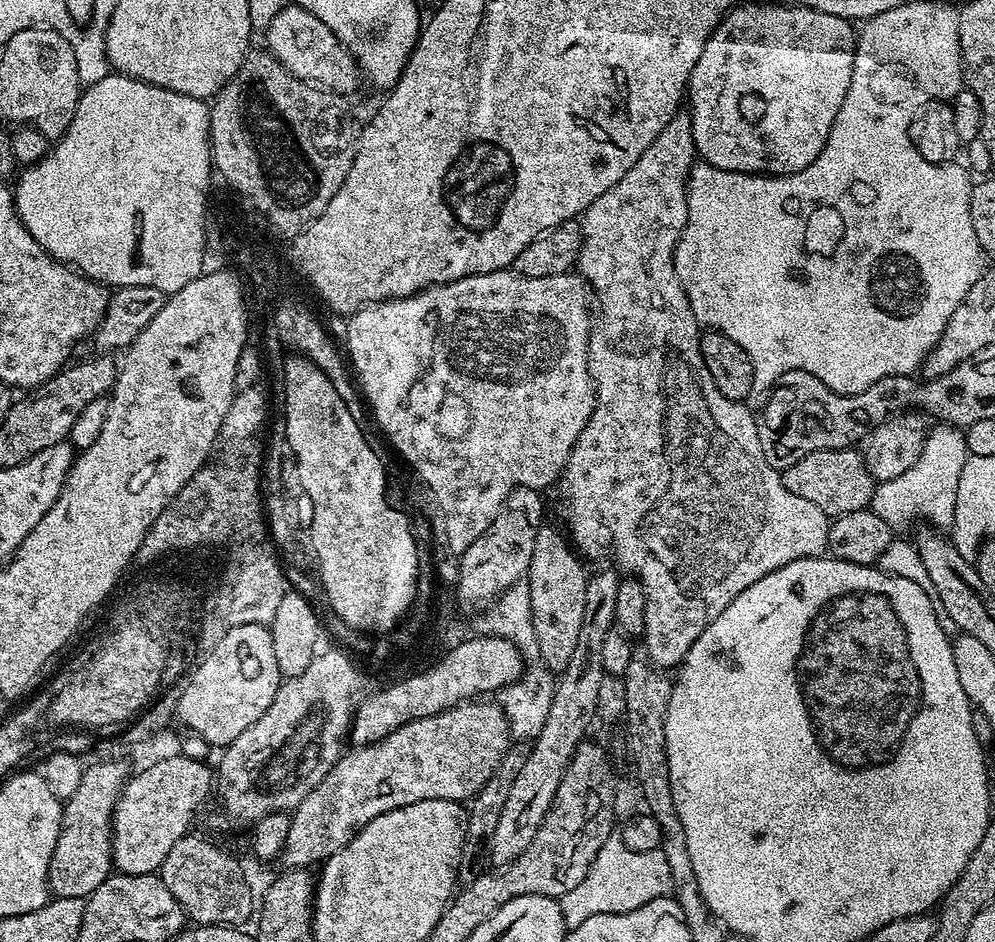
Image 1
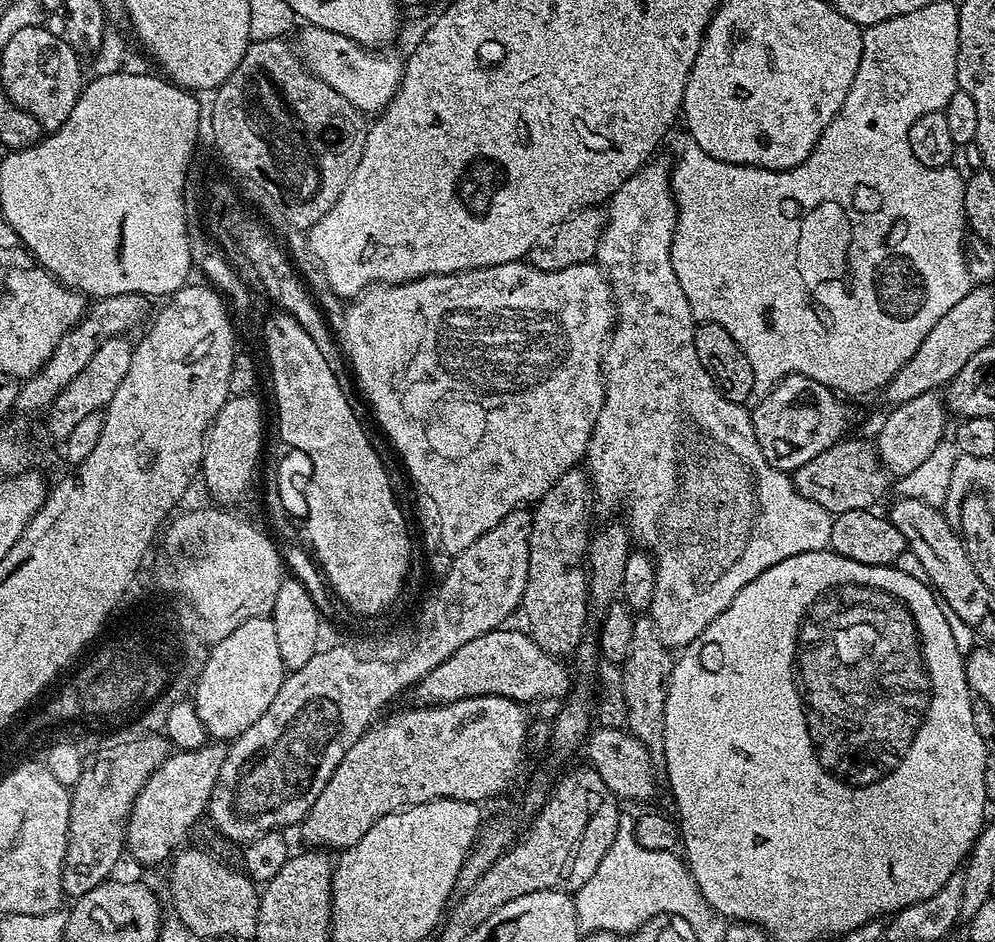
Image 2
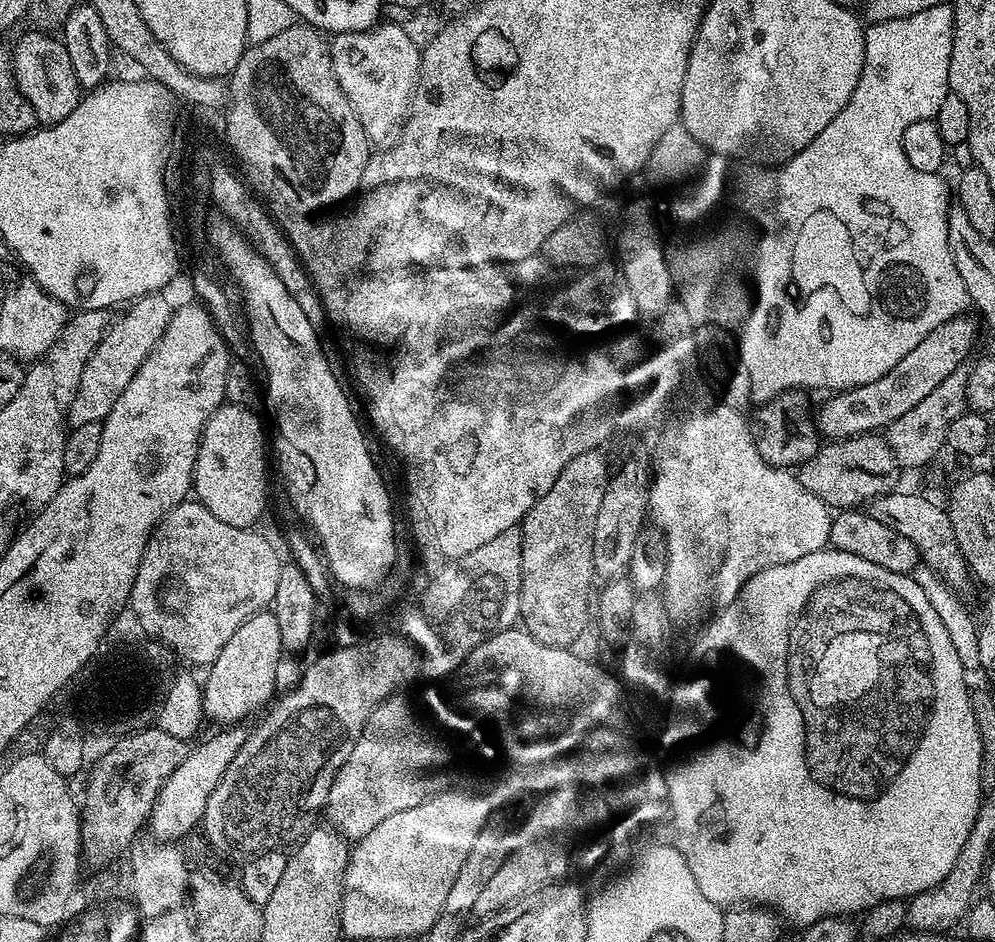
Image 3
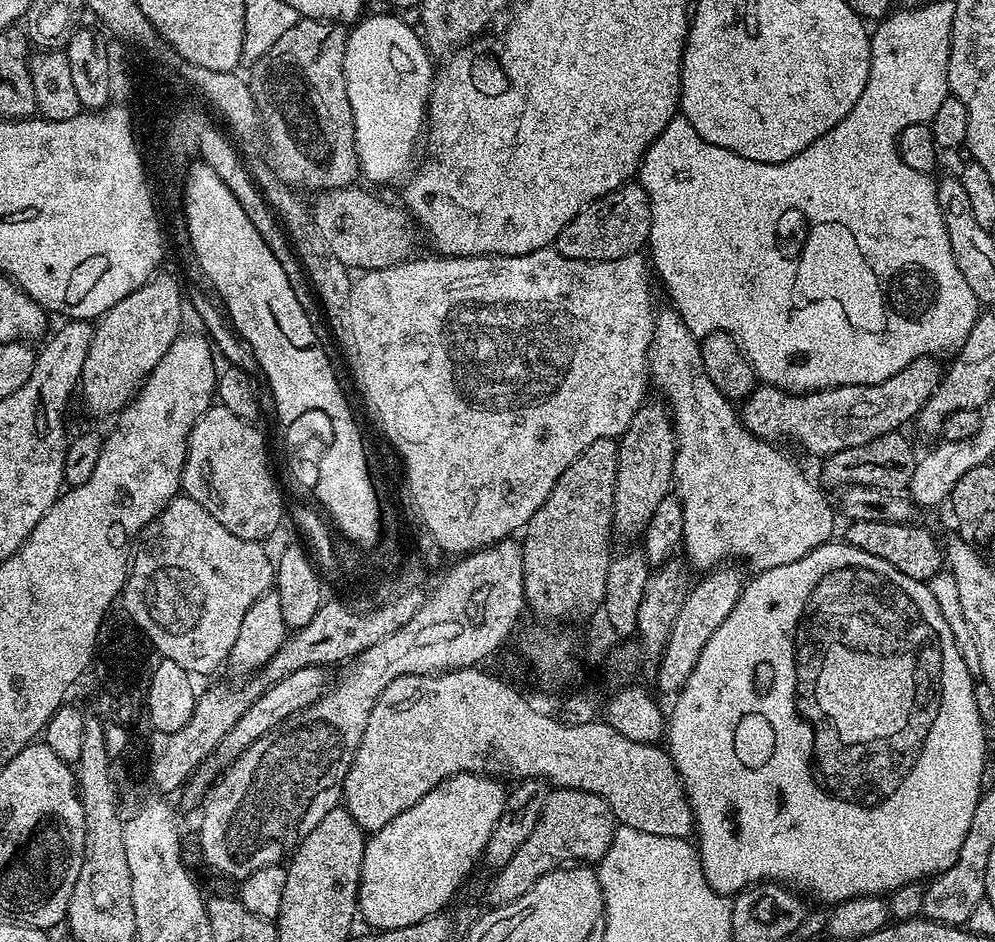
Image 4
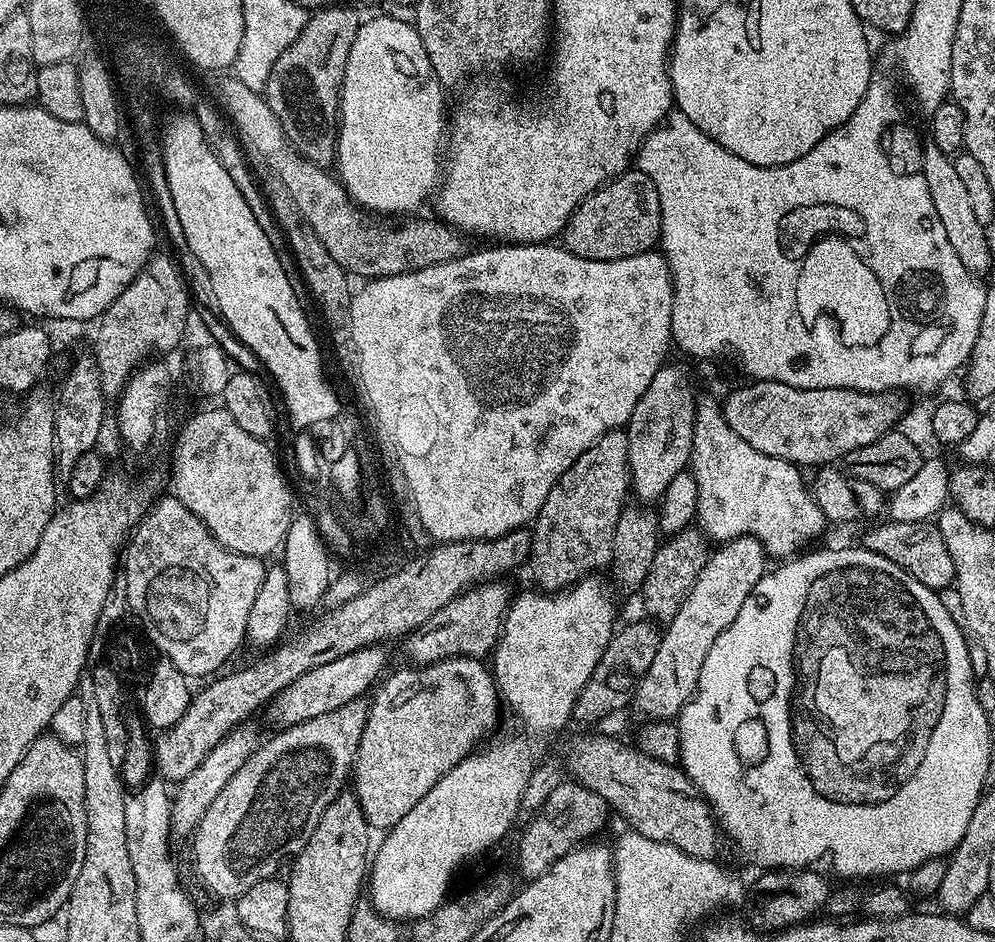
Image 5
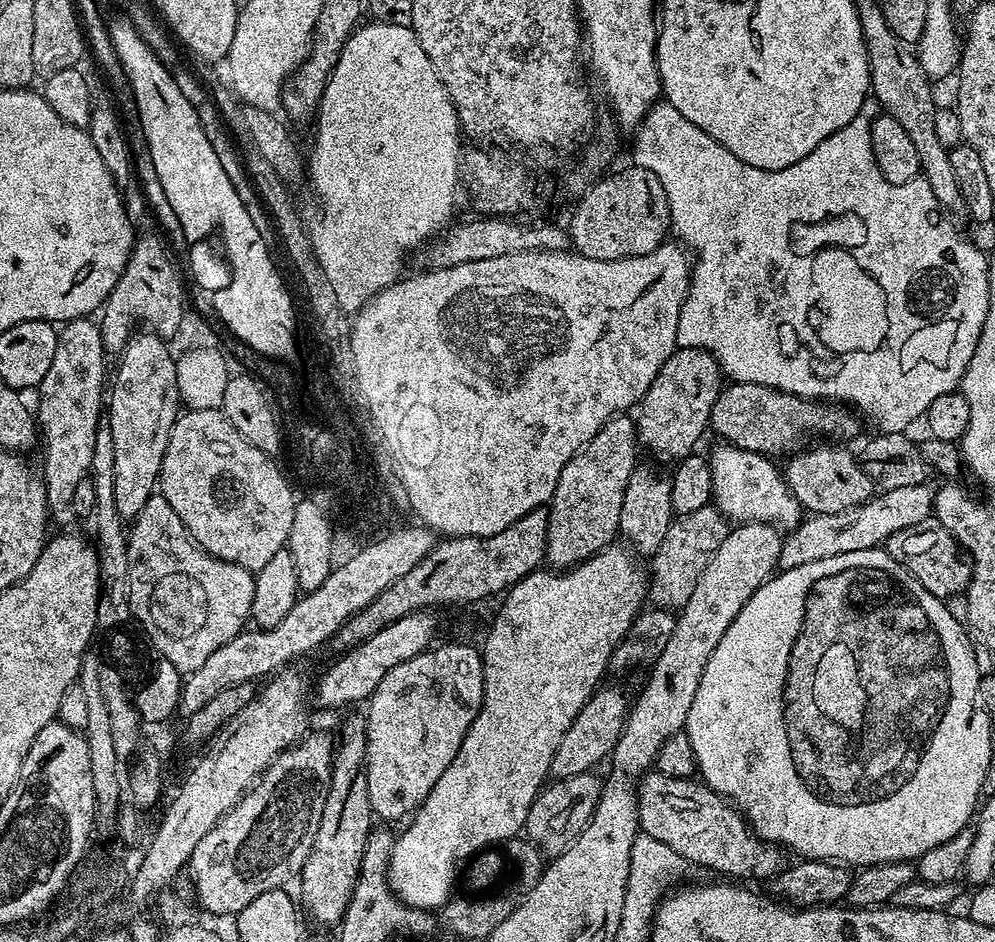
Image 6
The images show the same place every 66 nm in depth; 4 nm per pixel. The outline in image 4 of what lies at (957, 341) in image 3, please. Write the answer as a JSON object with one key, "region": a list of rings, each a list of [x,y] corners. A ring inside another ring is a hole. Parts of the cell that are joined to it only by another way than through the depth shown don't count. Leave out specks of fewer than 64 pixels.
{"region":[[[919,356],[880,384],[851,384],[804,390],[799,394],[769,384],[756,386],[742,401],[740,418],[746,430],[760,440],[792,439],[810,455],[827,458],[838,454],[838,450],[866,446],[866,442],[874,442],[874,438],[882,438],[882,434],[903,429],[911,416],[912,419],[919,417],[922,406],[940,385],[942,364],[940,368],[938,361],[936,356]]]}

